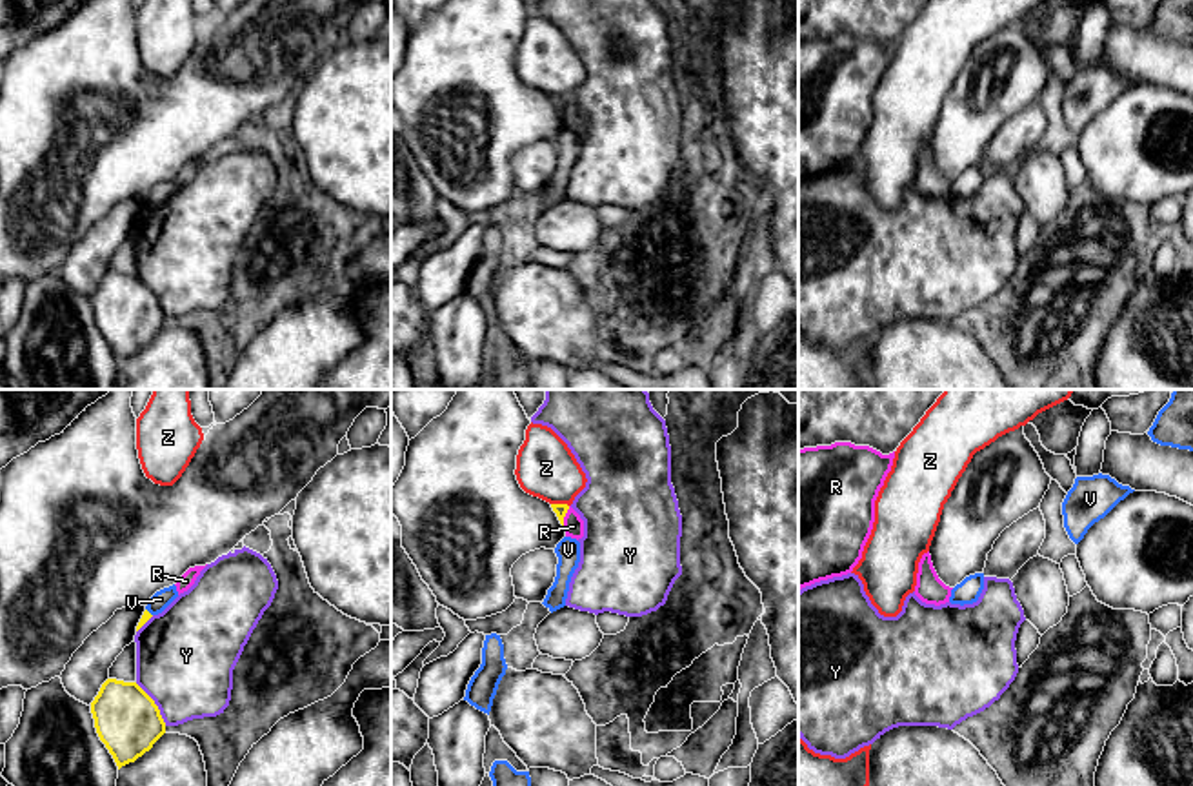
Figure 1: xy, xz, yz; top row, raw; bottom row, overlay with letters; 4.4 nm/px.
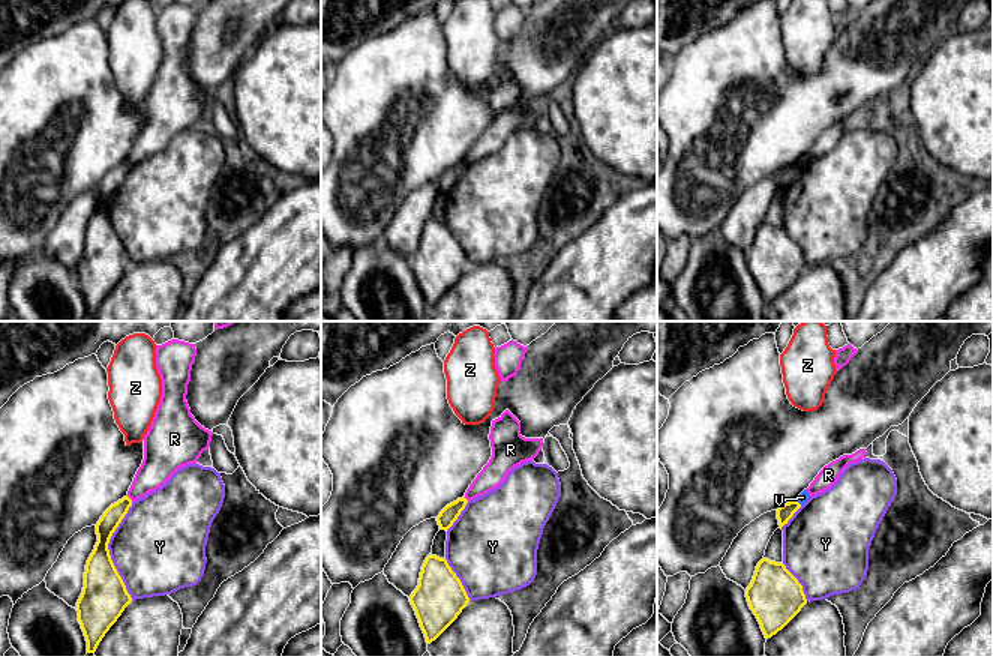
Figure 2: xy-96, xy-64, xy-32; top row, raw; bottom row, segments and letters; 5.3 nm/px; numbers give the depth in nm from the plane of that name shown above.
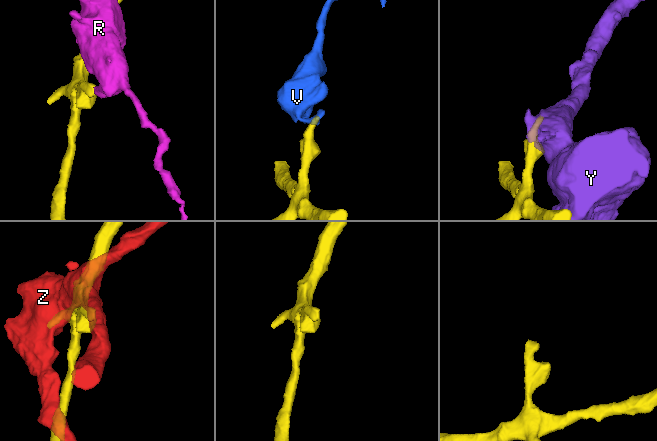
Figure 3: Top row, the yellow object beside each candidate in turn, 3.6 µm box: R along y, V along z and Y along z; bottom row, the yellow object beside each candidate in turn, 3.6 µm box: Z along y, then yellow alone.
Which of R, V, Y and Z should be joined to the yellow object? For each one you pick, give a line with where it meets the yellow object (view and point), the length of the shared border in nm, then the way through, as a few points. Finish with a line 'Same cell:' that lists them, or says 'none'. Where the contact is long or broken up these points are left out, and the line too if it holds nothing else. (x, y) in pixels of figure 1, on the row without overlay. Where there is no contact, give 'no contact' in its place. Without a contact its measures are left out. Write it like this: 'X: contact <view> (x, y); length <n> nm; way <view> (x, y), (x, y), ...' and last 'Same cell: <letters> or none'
Same cell: none

